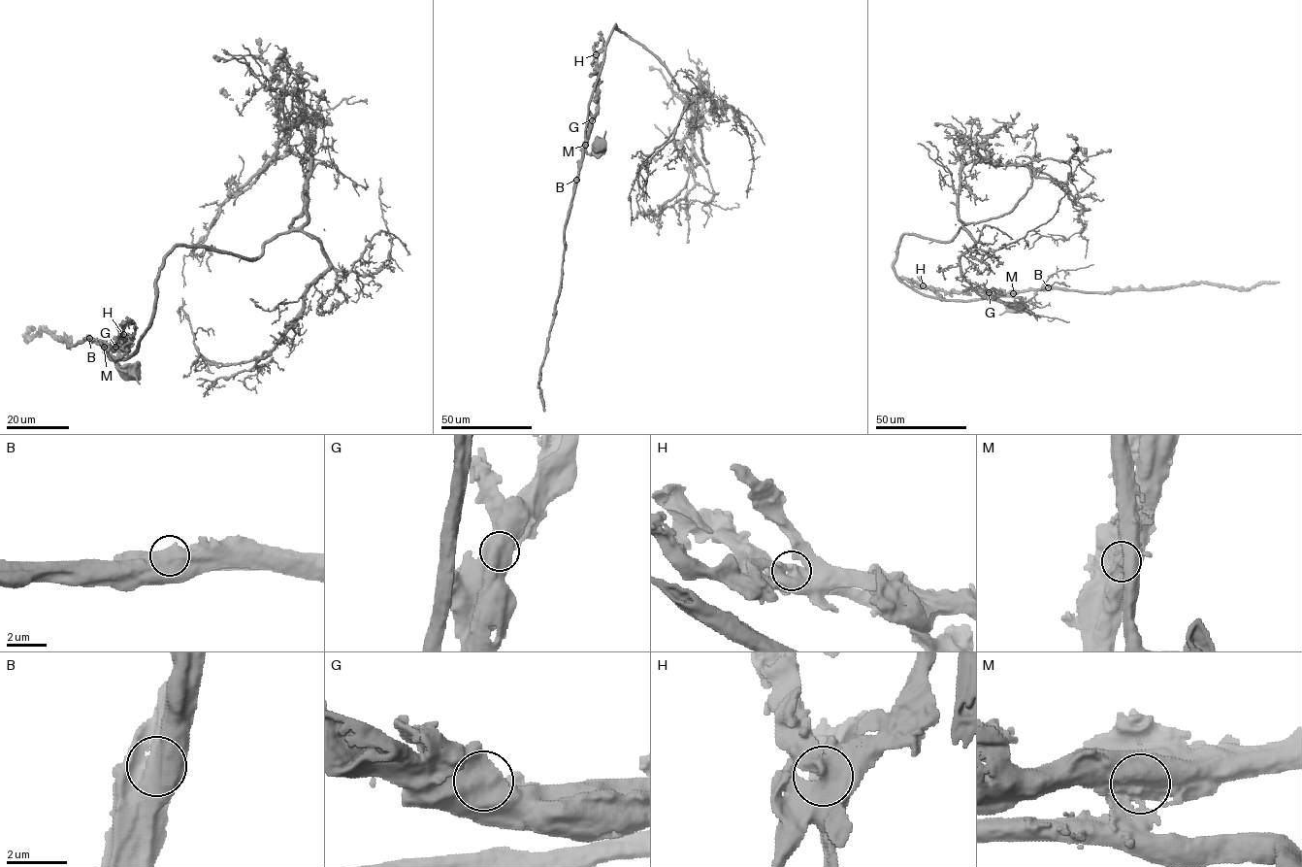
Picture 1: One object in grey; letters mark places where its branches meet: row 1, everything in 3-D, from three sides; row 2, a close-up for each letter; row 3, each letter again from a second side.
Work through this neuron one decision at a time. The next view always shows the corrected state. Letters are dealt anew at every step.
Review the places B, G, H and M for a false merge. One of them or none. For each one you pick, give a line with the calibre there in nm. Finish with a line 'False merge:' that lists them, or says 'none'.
M: 1000 nm thick
False merge: M

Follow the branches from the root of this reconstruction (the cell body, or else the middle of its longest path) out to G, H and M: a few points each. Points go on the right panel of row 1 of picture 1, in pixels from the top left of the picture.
G: (1015, 308), (1021, 297), (989, 292)
H: (1015, 308), (1021, 297), (987, 294), (974, 288), (944, 292), (923, 285)
M: (1015, 308), (1022, 298), (1013, 293)

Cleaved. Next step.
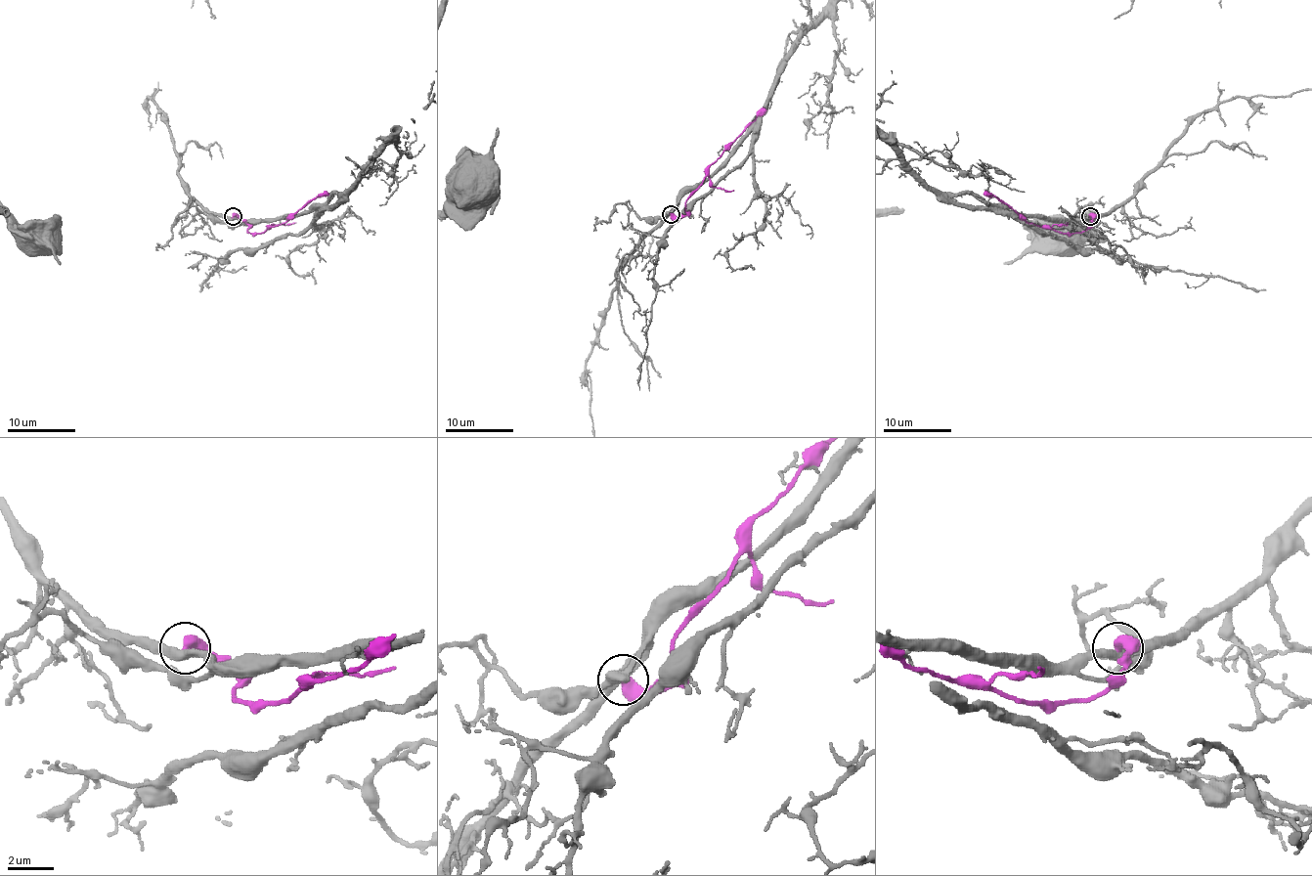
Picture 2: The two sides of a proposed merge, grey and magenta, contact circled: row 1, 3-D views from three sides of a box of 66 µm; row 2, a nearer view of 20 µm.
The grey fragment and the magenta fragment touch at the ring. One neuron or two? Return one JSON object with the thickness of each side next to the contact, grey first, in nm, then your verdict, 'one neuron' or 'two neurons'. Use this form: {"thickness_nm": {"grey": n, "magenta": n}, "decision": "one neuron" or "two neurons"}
{"thickness_nm": {"grey": 440, "magenta": 550}, "decision": "two neurons"}

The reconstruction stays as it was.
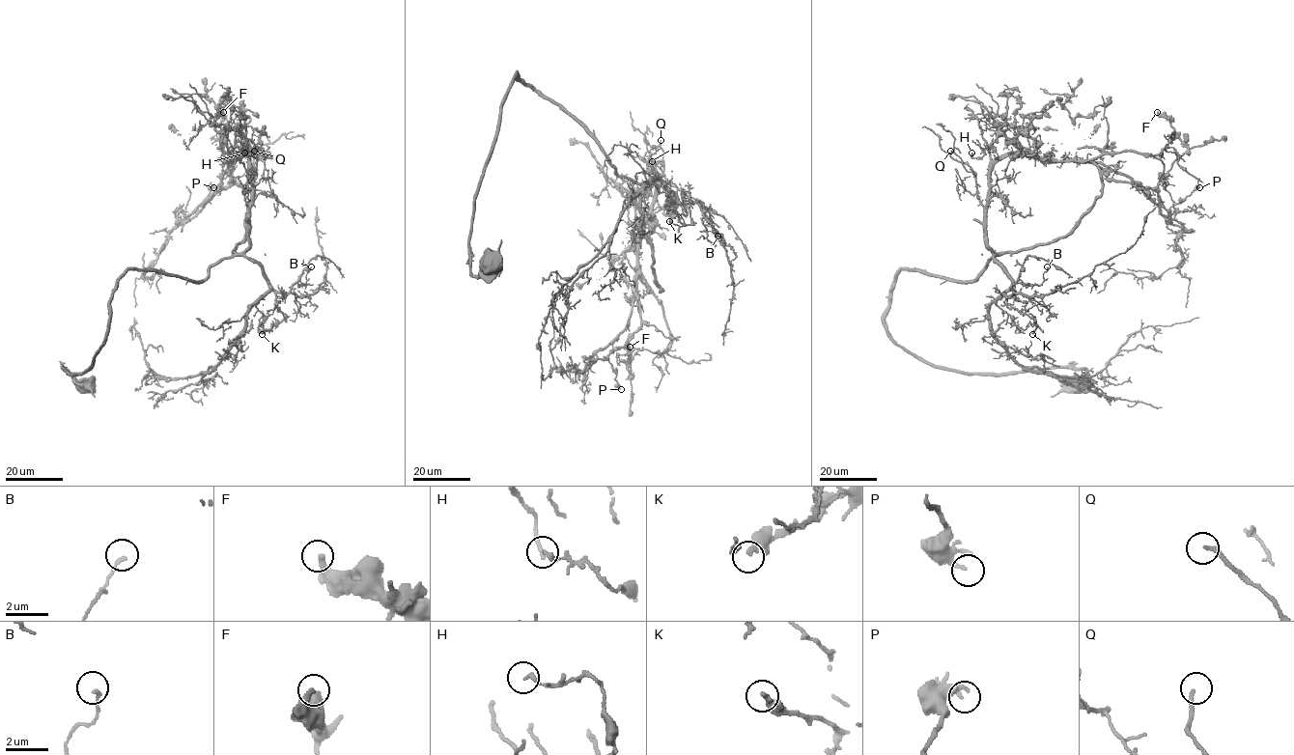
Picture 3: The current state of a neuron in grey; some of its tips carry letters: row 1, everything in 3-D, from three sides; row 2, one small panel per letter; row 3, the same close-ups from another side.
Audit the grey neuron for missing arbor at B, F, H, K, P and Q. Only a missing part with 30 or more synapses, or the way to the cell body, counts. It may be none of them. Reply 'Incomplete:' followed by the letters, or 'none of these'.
Incomplete: none of these

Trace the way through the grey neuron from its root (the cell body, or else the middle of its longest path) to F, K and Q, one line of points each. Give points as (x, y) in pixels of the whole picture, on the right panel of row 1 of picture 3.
F: (1076, 385), (919, 360), (887, 330), (892, 281), (976, 278), (1010, 154), (1155, 187), (1187, 149), (1157, 112)
K: (1076, 385), (1084, 369), (919, 360), (887, 330), (892, 281), (973, 280), (995, 256), (1032, 334)
Q: (1076, 385), (1084, 369), (933, 365), (888, 331), (902, 269), (973, 280), (995, 256), (976, 175), (950, 151)

